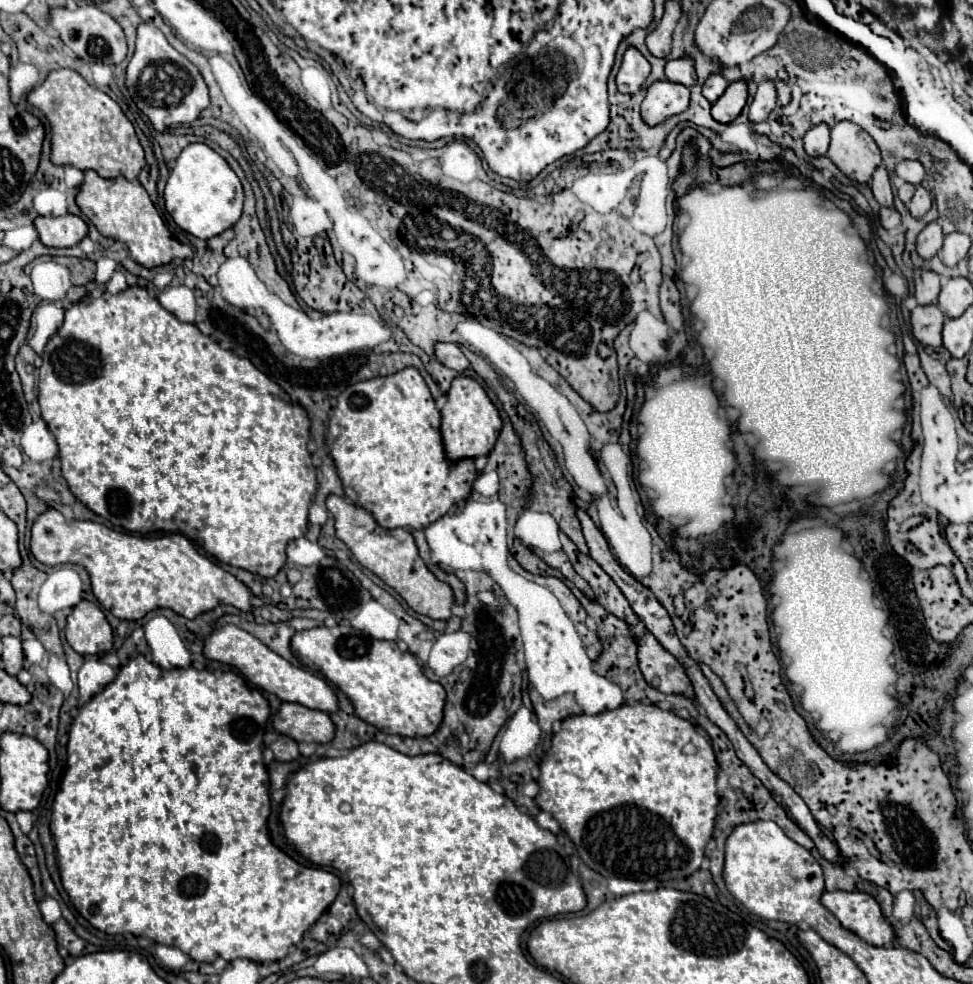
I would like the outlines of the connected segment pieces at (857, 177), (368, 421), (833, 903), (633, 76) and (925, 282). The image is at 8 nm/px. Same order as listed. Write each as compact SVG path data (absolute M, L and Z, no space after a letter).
M838 122L832 128L828 158L842 174L860 184L868 184L874 170L882 164L880 148L870 134L854 122Z
M404 368L402 372L396 372L392 376L384 376L384 378L374 378L374 380L366 380L366 382L358 382L352 384L350 388L346 388L340 396L338 396L338 404L336 410L330 418L330 426L328 426L328 434L326 434L326 446L330 448L330 456L334 460L338 478L342 482L344 488L344 496L358 508L364 508L372 514L372 518L382 526L382 528L414 528L420 530L432 522L436 522L438 518L442 518L454 504L466 500L470 496L472 490L472 482L478 476L476 468L474 468L474 460L458 460L458 462L448 462L446 454L444 454L444 446L442 446L442 436L440 436L440 412L434 404L434 398L424 382L424 378L420 376L420 372L416 368Z
M824 892L820 898L836 920L852 934L872 946L888 946L894 942L892 926L884 920L878 902L864 892Z
M628 48L624 54L620 72L616 76L616 86L622 94L634 94L642 88L648 74L650 74L648 60L636 48Z
M916 270L914 272L914 284L916 284L916 300L920 306L934 304L938 294L940 294L940 276L936 272L926 272L926 270Z

